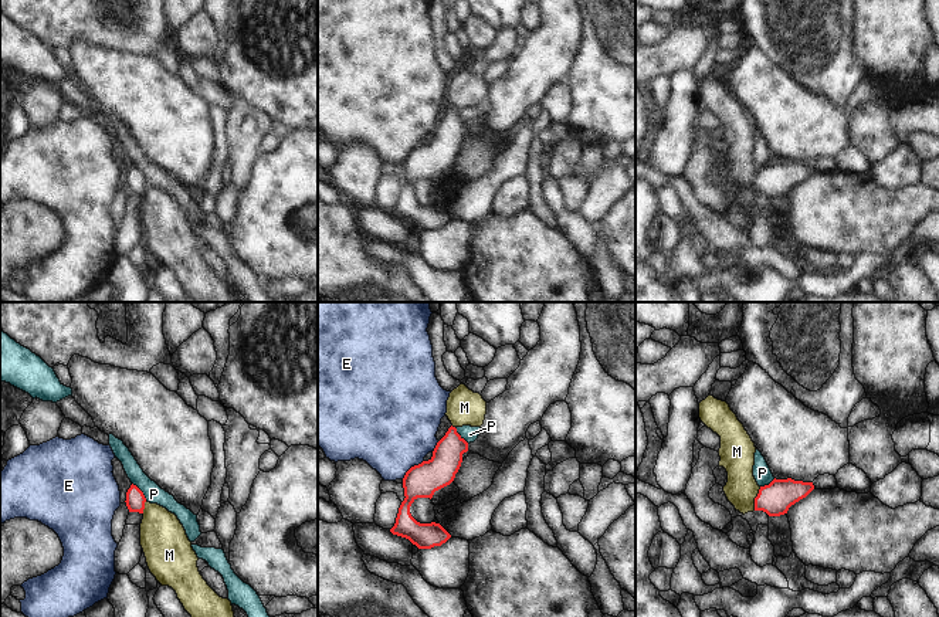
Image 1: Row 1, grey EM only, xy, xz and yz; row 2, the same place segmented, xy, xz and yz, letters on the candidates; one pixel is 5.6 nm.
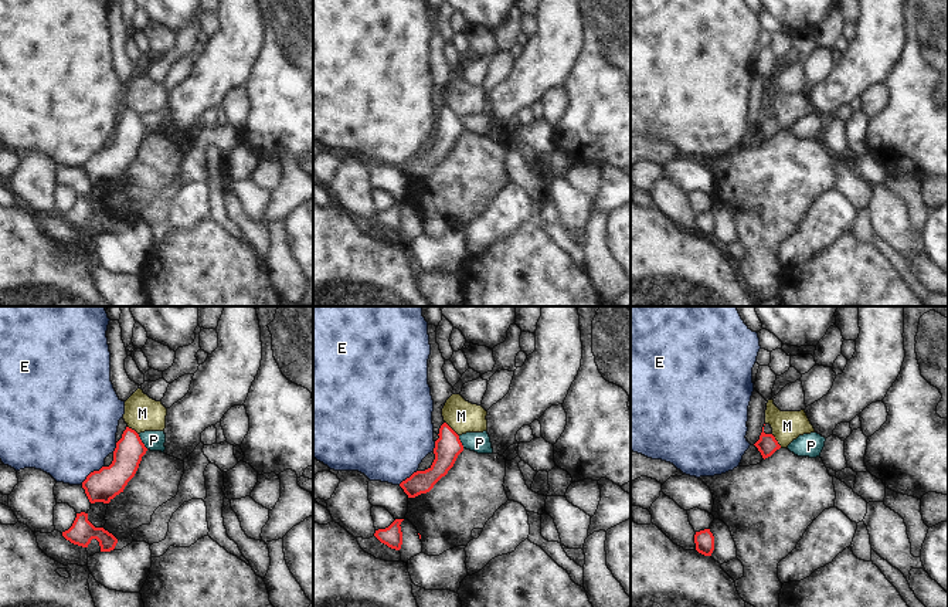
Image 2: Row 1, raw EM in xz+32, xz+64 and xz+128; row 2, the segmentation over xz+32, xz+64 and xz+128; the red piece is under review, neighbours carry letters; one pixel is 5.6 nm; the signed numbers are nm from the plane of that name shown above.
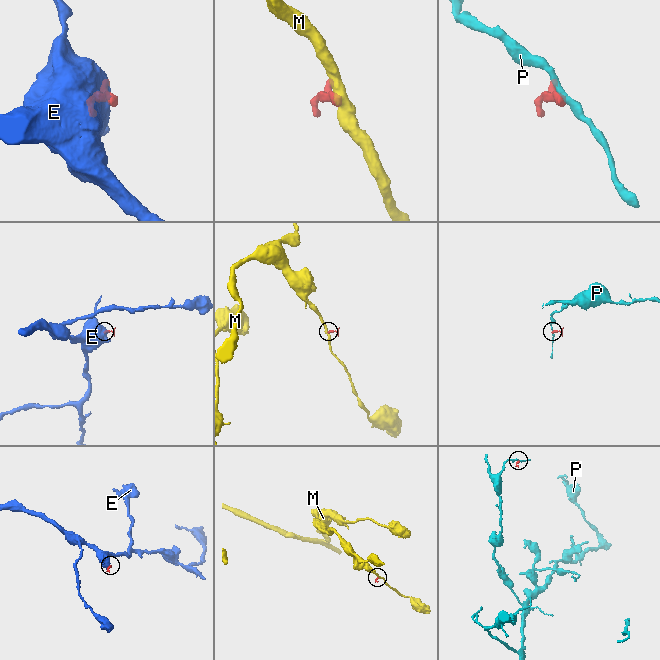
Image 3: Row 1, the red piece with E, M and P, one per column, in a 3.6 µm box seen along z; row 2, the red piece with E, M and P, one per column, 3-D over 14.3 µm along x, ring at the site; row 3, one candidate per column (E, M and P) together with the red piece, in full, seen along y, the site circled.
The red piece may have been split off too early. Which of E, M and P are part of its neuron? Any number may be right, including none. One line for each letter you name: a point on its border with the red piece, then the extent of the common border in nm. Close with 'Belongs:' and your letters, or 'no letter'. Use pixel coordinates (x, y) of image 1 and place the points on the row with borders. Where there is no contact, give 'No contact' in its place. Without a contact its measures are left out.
Belongs: no letter.

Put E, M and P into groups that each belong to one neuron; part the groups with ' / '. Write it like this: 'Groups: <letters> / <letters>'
Groups: E / M / P.

